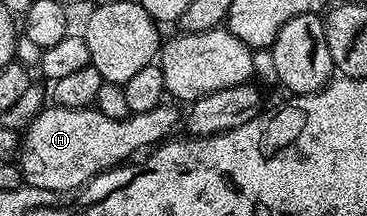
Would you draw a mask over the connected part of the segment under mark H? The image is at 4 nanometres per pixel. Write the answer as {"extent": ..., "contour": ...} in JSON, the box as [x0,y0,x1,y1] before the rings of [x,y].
{"extent":[19,104,178,191],"contour":[[[56,104],[46,105],[31,125],[25,127],[20,139],[19,165],[24,181],[44,190],[80,191],[97,174],[128,163],[134,156],[166,141],[176,131],[173,129],[177,126],[178,107],[173,106],[162,104],[151,108],[151,112],[112,118],[87,106],[63,108]]]}

